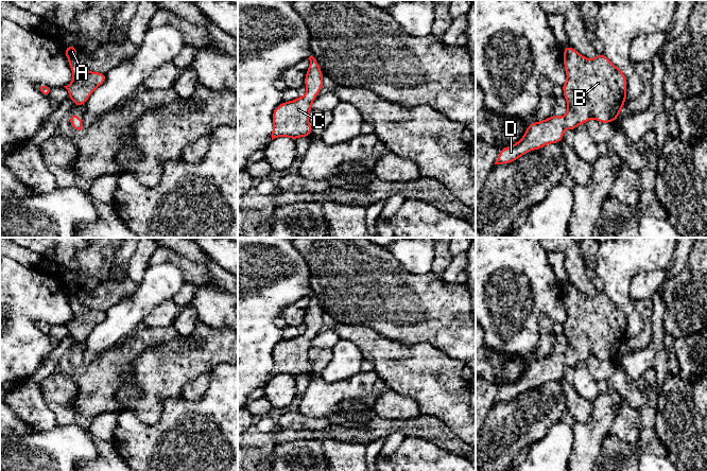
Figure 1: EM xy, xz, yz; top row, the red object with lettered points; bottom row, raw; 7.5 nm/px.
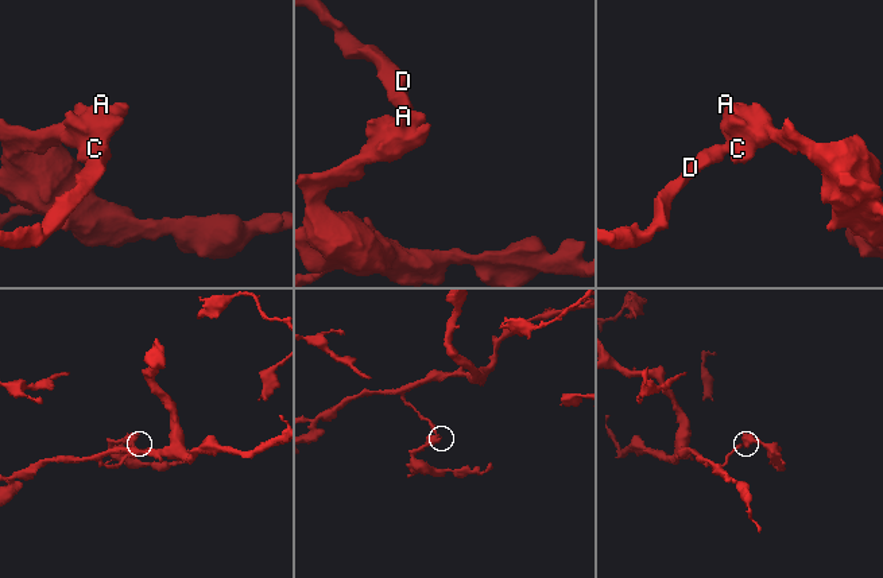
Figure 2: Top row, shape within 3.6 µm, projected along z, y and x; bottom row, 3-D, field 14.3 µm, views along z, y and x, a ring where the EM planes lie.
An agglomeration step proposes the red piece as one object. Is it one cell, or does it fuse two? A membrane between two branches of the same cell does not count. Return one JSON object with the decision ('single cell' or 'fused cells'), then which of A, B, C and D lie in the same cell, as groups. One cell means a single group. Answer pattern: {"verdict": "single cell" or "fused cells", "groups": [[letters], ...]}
{"verdict": "single cell", "groups": [["A", "B", "C", "D"]]}

